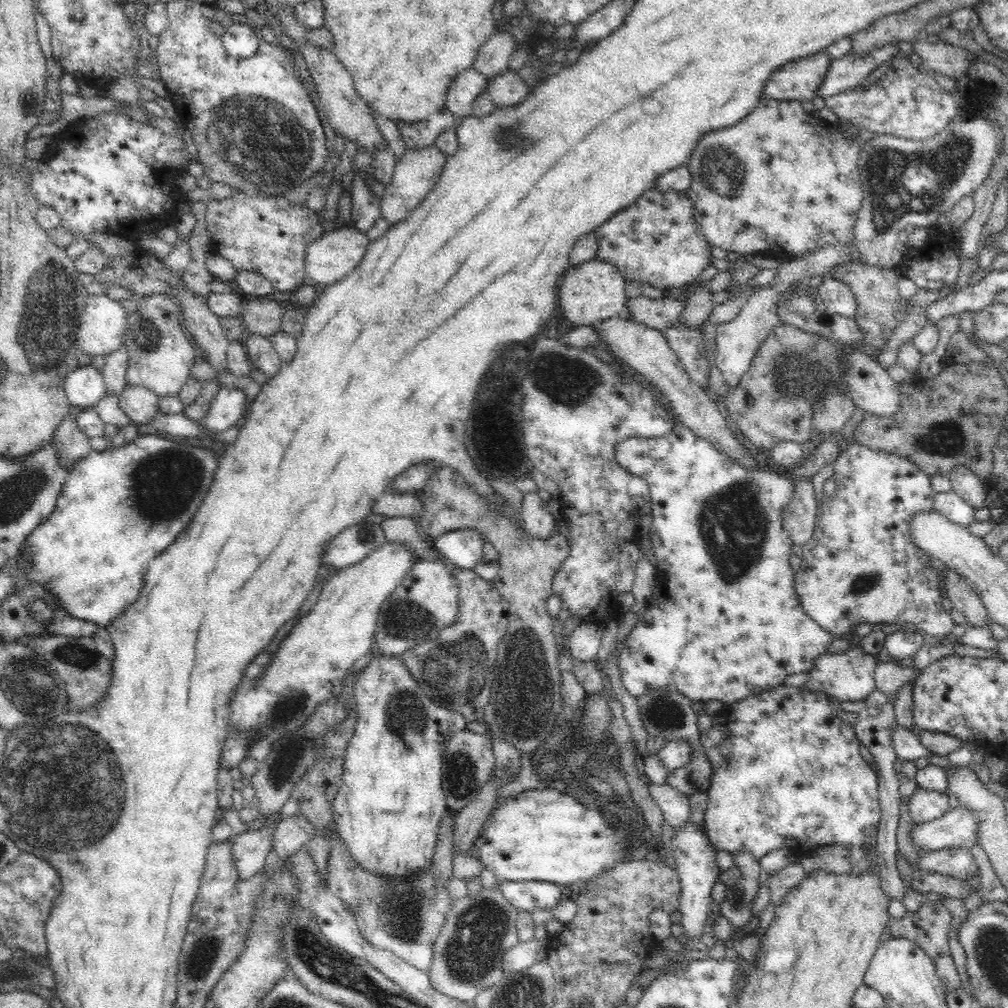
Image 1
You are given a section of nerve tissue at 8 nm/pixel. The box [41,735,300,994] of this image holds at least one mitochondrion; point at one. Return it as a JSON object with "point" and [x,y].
{"point":[203,955]}

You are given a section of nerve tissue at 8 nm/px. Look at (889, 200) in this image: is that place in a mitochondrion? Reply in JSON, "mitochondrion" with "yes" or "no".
{"mitochondrion":"yes"}

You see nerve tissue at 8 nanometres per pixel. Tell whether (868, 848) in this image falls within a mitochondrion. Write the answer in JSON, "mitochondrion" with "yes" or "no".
{"mitochondrion":"no"}

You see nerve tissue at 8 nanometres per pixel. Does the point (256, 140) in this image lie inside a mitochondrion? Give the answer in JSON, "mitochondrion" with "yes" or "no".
{"mitochondrion":"yes"}

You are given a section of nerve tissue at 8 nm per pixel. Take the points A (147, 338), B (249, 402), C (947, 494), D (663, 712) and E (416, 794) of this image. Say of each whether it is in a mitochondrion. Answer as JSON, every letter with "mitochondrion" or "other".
{"A":"mitochondrion","B":"other","C":"other","D":"mitochondrion","E":"other"}

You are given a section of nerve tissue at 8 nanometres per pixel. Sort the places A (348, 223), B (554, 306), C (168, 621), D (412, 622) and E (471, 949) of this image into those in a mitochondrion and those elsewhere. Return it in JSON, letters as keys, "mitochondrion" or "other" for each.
{"A":"other","B":"other","C":"other","D":"mitochondrion","E":"mitochondrion"}

